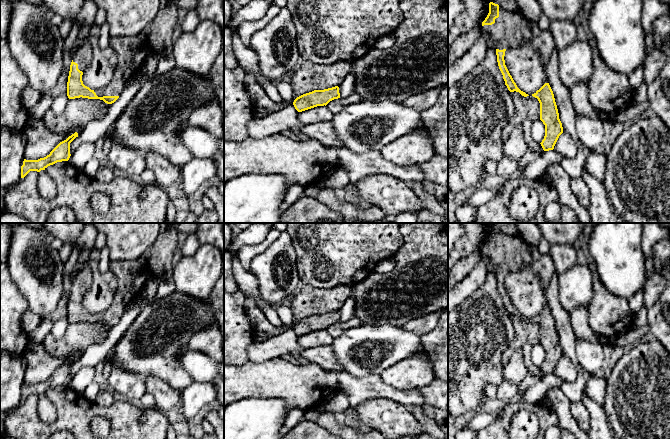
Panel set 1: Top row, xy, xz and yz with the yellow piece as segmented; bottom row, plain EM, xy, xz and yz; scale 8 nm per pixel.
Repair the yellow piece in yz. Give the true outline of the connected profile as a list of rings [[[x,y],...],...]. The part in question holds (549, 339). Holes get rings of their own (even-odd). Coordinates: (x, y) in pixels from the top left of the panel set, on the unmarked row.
[[[545,307],[532,320],[540,327],[540,344],[545,349],[545,360],[540,368],[544,375],[553,374],[559,360],[563,357],[563,351],[549,307]]]

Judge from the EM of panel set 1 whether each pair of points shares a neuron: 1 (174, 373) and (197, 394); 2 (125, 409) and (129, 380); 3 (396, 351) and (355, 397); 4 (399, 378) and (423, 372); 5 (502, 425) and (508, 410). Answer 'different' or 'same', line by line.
1: different
2: different
3: different
4: same
5: same

